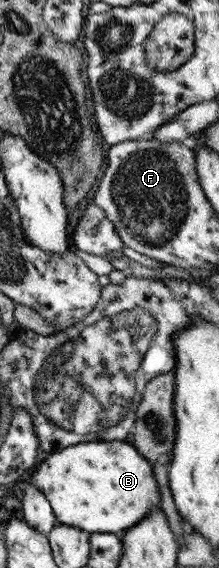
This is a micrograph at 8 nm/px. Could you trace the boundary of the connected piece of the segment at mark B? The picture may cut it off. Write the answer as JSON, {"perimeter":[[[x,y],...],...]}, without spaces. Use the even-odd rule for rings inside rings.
{"perimeter":[[[125,441],[113,442],[88,442],[70,446],[62,452],[47,454],[47,457],[34,466],[30,483],[38,486],[38,489],[46,495],[48,502],[62,525],[82,529],[89,533],[110,533],[121,535],[124,530],[130,530],[134,524],[138,524],[150,510],[161,508],[162,494],[158,489],[158,483],[152,474],[150,462],[138,454],[136,447]]]}

